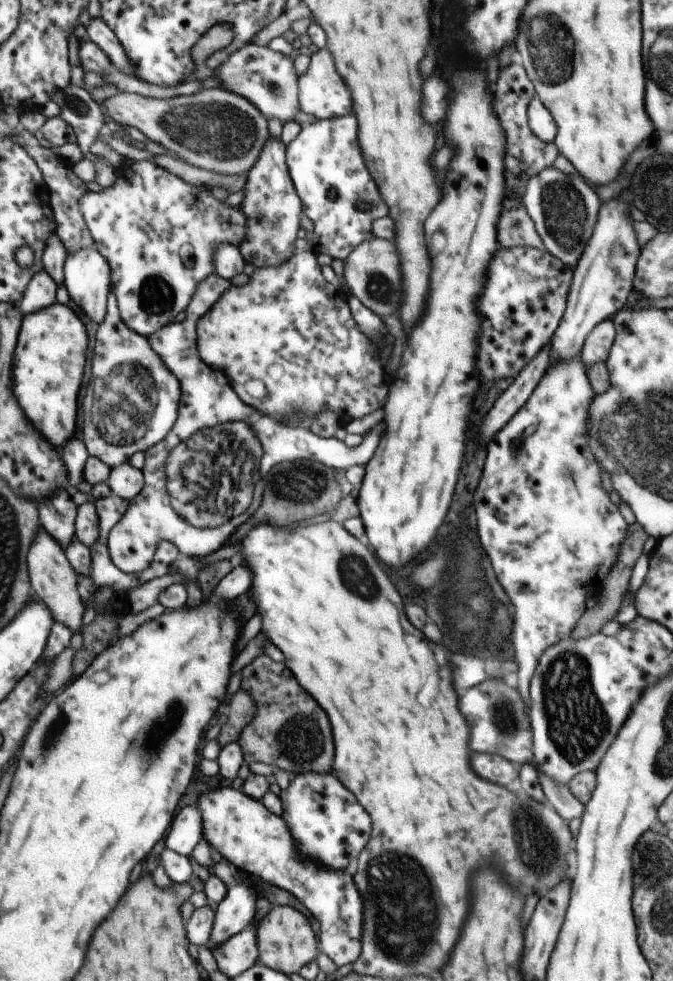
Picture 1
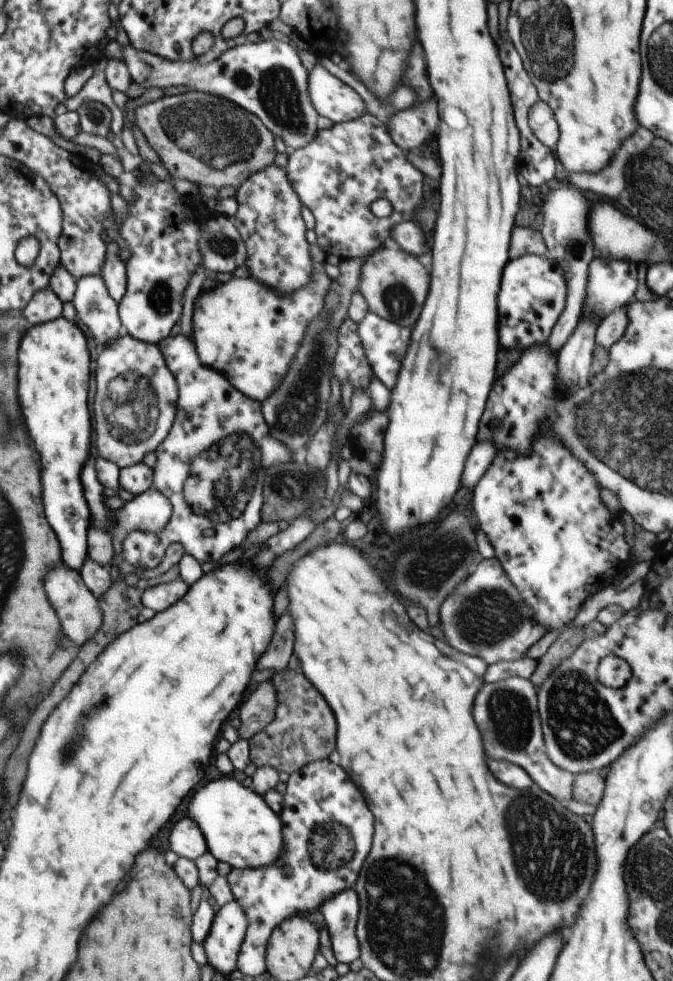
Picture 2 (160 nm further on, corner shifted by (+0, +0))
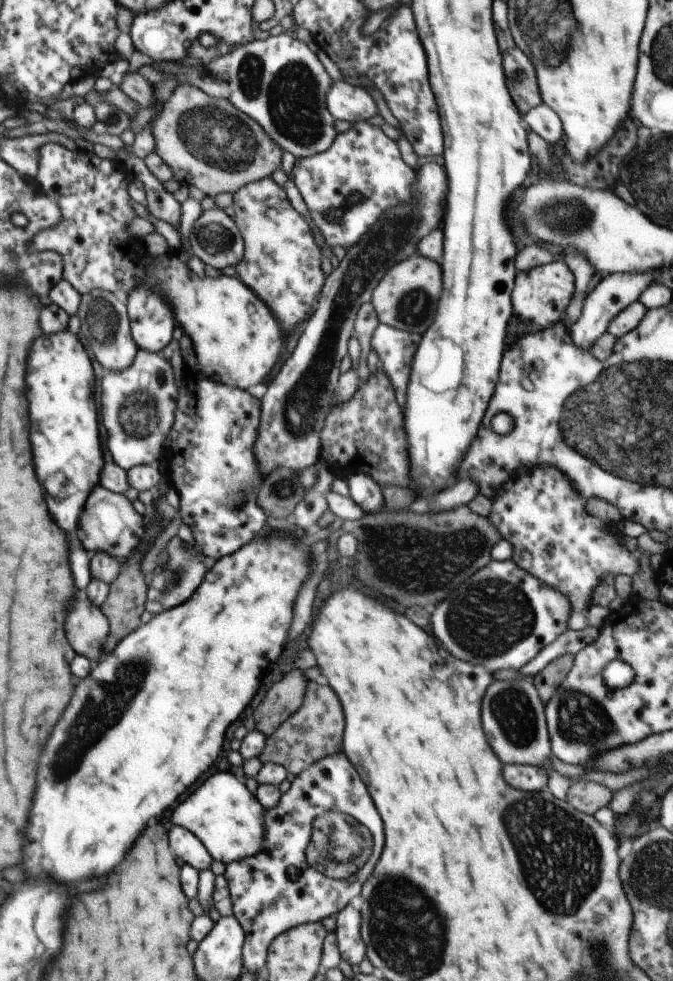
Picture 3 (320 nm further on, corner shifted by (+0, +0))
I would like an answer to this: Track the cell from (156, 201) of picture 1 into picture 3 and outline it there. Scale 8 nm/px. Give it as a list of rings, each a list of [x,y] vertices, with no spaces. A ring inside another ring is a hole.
[[[144,285],[131,291],[125,299],[127,313],[130,319],[131,335],[140,349],[160,354],[160,350],[170,344],[174,336],[174,312],[171,305],[158,295],[151,287]]]

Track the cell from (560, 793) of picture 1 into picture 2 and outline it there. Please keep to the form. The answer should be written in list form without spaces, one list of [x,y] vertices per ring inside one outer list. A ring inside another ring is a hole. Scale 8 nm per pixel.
[[[510,677],[494,684],[484,684],[474,702],[474,720],[480,728],[484,748],[490,758],[518,764],[538,784],[540,790],[564,804],[566,800],[572,801],[574,775],[556,766],[547,755],[541,718],[537,713],[536,690],[530,686],[528,680]]]

